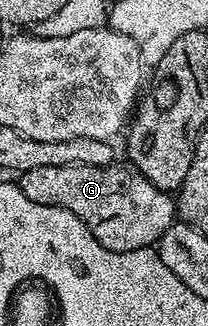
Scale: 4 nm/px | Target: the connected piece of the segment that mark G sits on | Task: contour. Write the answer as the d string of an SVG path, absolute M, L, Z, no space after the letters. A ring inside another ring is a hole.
M129 164L109 166L53 166L21 171L16 184L38 204L68 208L92 232L94 239L112 252L132 252L153 247L176 220L176 202L156 188Z

